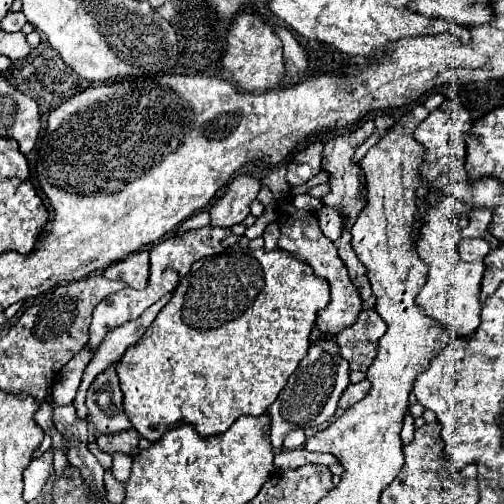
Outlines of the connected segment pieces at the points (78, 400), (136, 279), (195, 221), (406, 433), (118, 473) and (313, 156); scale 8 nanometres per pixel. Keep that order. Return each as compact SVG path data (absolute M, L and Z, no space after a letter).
M171 294L163 296L157 304L153 304L153 308L147 308L137 320L131 320L129 324L121 324L117 328L113 328L113 332L109 332L109 336L105 336L105 340L101 342L101 348L97 348L93 360L87 364L81 386L77 390L77 396L73 400L73 406L77 410L77 416L81 416L83 420L87 418L87 406L85 406L85 394L87 388L91 386L93 378L97 378L101 372L105 372L109 366L113 366L115 362L121 360L123 352L137 344L137 340L141 340L141 336L145 334L145 330L151 326L151 322L157 318L157 314L161 312L161 308L169 302Z
M141 250L105 268L105 278L123 280L135 290L143 290L149 280L149 252Z
M201 210L201 212L193 214L189 220L185 220L185 222L179 226L177 234L179 234L179 236L183 236L183 234L185 234L185 232L189 232L189 230L197 230L197 228L207 226L207 222L209 222L209 214L207 214L205 210Z
M407 412L405 418L403 418L403 430L401 430L401 440L403 440L403 444L409 444L409 442L413 440L413 432L415 432L413 416Z
M121 452L113 454L113 474L121 482L125 482L129 478L129 474L131 474L131 458L127 454L121 454Z
M317 140L311 146L305 146L297 156L287 162L287 182L289 186L299 186L311 180L321 170L321 150L323 144Z

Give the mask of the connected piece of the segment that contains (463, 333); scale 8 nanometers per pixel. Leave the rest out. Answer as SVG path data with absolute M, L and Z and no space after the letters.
M431 194L427 196L429 212L421 214L423 226L421 226L421 238L417 242L417 254L421 254L421 260L429 266L427 282L417 294L415 304L433 320L441 322L443 328L451 332L453 338L469 338L473 336L475 328L479 326L479 292L481 292L481 278L485 272L485 264L465 264L461 256L457 254L457 242L461 242L461 228L451 222L453 216L465 214L467 206L449 196L437 196L439 200L433 200Z

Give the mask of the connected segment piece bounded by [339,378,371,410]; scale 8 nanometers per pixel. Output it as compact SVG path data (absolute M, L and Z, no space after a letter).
M367 378L361 380L361 382L357 382L357 384L349 384L347 390L343 392L341 400L339 400L339 406L341 406L343 410L351 408L353 404L357 404L357 402L359 402L367 392L369 392L369 388L371 388L371 384L369 384Z

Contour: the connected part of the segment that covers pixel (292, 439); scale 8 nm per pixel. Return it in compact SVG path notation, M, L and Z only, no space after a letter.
M293 430L293 432L289 432L289 434L283 438L283 446L289 448L289 450L301 448L301 446L303 446L303 430Z

